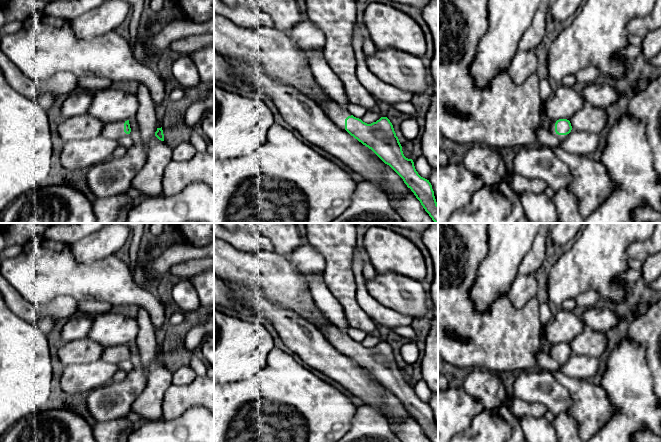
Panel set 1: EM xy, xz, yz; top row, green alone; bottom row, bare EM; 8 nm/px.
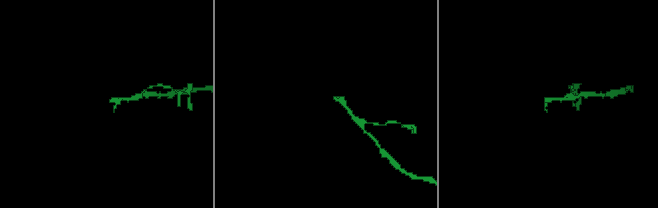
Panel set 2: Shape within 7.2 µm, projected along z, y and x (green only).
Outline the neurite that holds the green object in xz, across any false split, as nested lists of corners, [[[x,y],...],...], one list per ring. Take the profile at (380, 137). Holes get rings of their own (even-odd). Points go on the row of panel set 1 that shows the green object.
[[[331,98],[321,104],[323,111],[340,129],[371,149],[385,164],[389,165],[420,201],[425,211],[438,223],[438,204],[429,180],[421,177],[412,159],[404,156],[402,146],[387,117],[367,124],[354,117],[346,108]]]

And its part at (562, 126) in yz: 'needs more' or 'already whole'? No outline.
needs more

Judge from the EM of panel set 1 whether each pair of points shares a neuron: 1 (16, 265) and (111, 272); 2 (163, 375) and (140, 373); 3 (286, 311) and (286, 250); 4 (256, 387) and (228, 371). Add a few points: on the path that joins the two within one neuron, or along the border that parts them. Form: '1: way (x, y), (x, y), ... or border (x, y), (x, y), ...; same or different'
1: way (40, 272), (87, 272); same
2: border (147, 370), (147, 384), (138, 396); different
3: border (274, 251), (287, 258); different
4: border (263, 367), (250, 377), (224, 383); different

